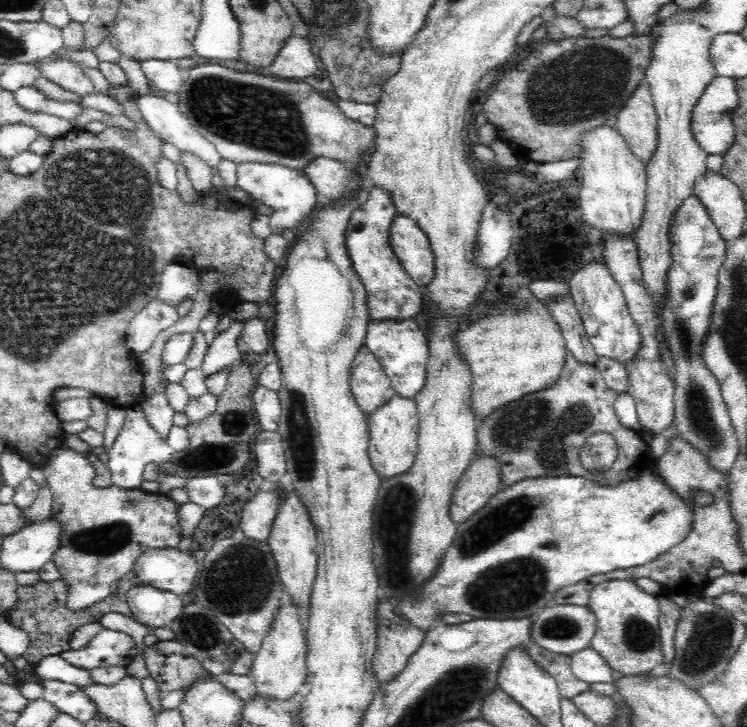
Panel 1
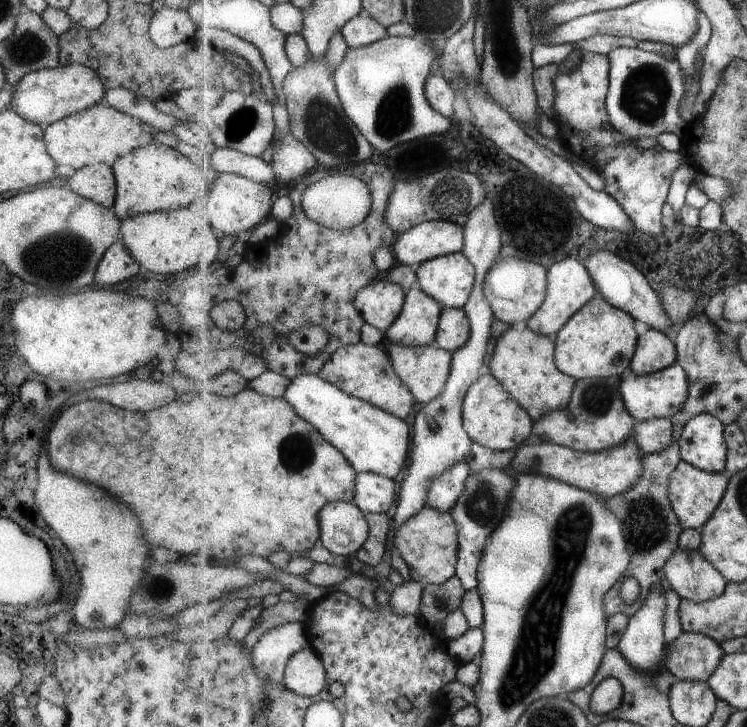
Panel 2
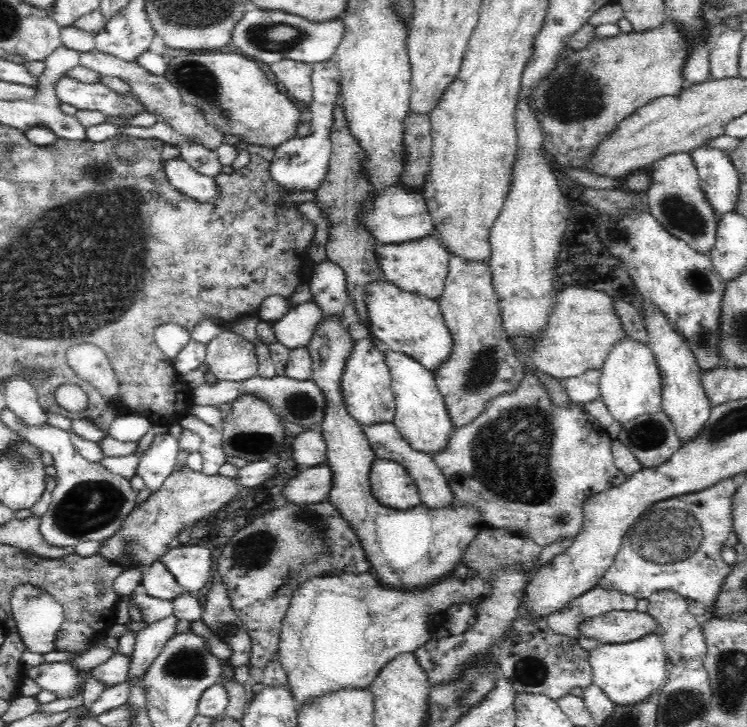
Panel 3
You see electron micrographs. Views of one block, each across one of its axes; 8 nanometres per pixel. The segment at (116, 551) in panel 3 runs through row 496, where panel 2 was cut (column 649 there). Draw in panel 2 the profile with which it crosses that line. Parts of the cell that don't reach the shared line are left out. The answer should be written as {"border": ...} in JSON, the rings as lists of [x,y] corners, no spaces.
{"border":[[[591,51],[582,52],[582,61],[568,73],[563,73],[554,80],[556,88],[555,113],[557,118],[556,126],[563,145],[579,159],[586,161],[589,167],[604,180],[604,191],[613,195],[617,202],[622,204],[625,212],[631,217],[635,228],[644,233],[658,236],[663,232],[663,206],[665,200],[669,196],[669,188],[671,188],[671,178],[675,174],[675,170],[683,164],[687,159],[687,155],[679,154],[679,151],[657,151],[653,149],[643,149],[635,146],[635,139],[619,132],[610,121],[608,110],[606,107],[606,98],[610,91],[610,70],[611,61],[609,55],[592,53]]]}

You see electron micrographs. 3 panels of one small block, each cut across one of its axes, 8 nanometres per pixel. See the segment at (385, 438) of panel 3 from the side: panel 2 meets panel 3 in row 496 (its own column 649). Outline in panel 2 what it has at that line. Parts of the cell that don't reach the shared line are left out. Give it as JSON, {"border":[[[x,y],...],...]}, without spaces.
{"border":[[[670,418],[636,422],[633,438],[645,454],[657,454],[672,445],[674,424]]]}

